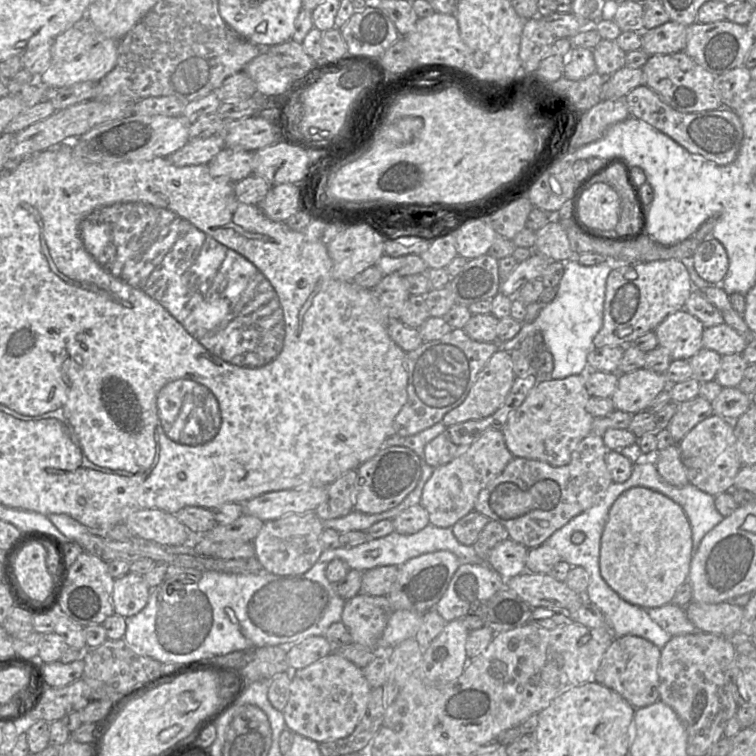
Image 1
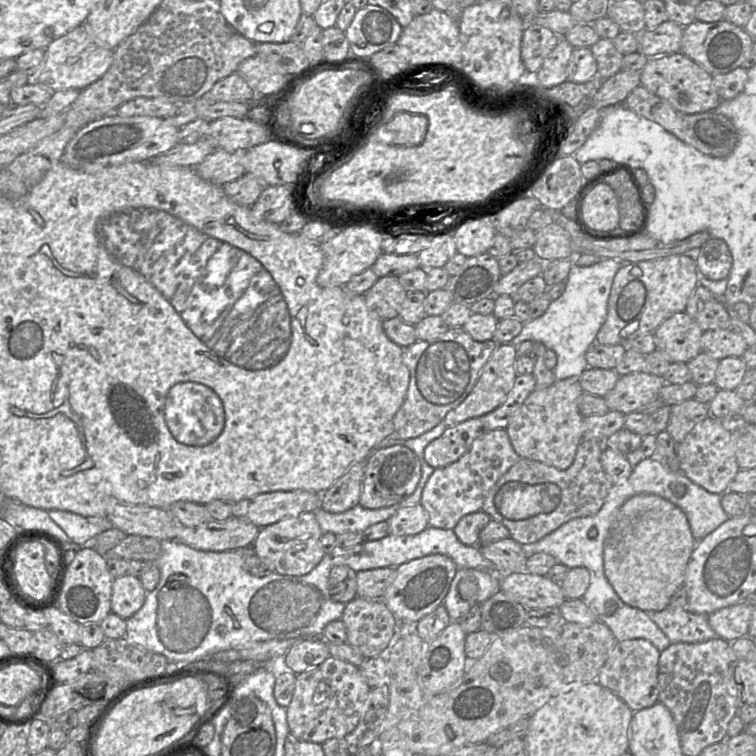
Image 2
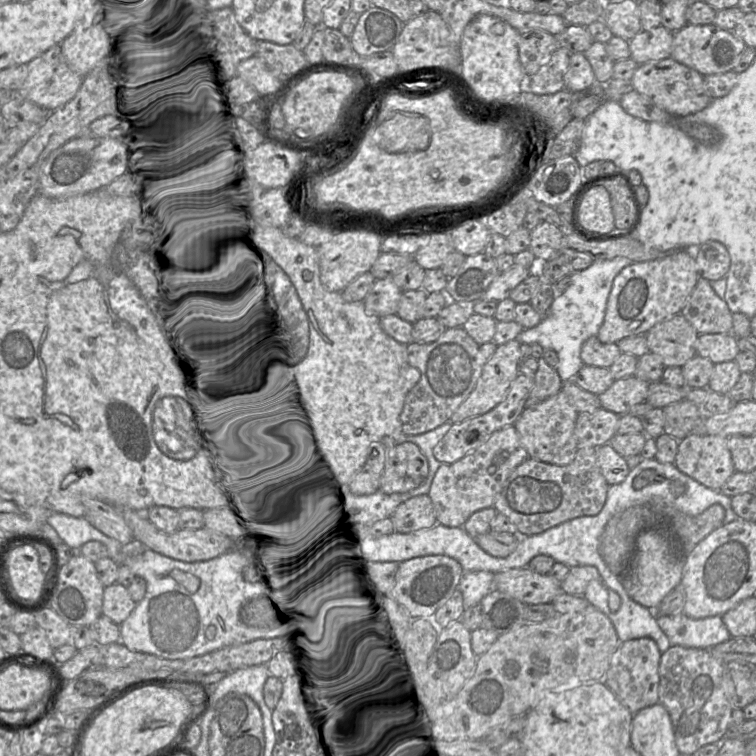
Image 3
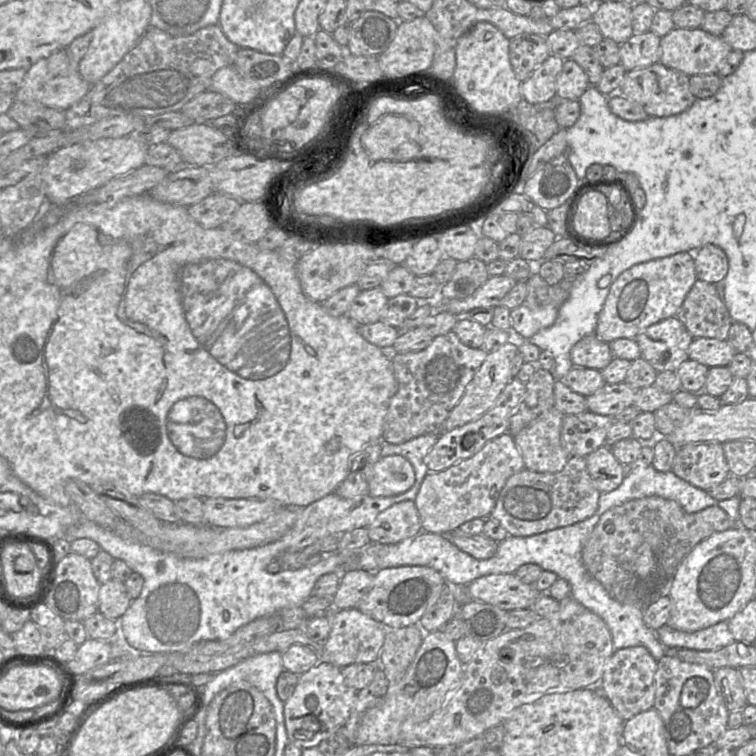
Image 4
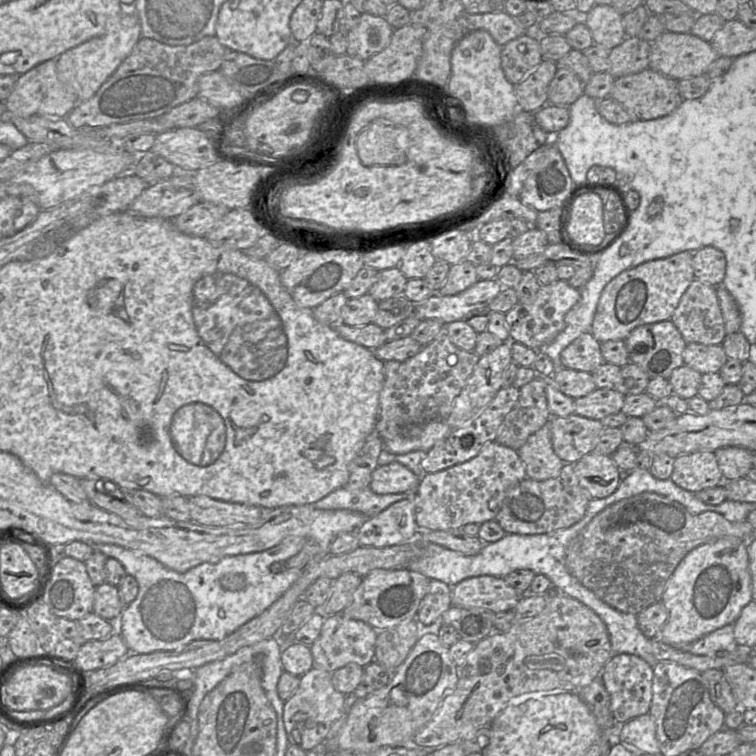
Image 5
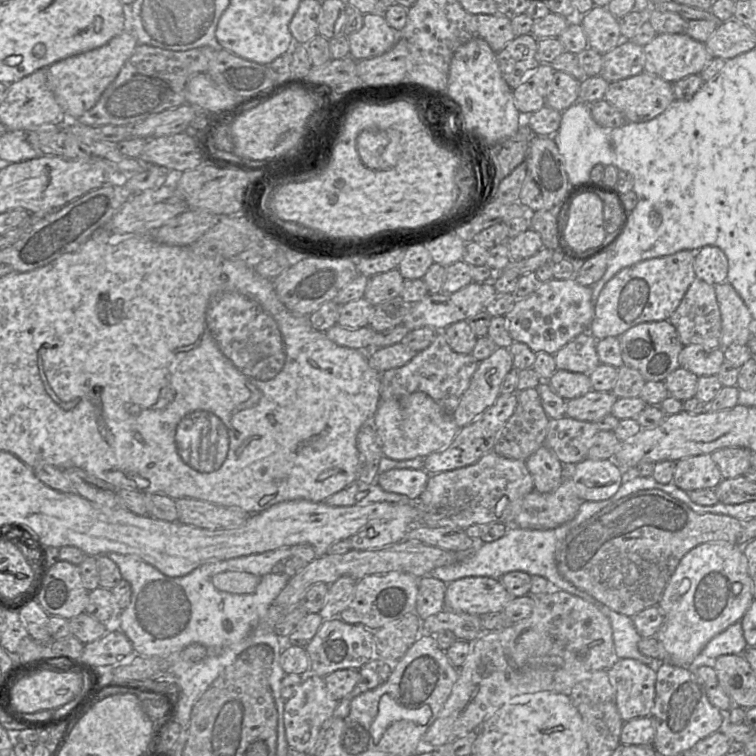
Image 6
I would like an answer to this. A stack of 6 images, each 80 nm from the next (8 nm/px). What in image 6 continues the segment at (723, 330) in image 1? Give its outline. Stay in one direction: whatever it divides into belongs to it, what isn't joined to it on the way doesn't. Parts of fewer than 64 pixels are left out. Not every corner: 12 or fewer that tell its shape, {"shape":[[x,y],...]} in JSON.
{"shape":[[692,344],[679,355],[680,367],[698,377],[717,376],[724,349]]}

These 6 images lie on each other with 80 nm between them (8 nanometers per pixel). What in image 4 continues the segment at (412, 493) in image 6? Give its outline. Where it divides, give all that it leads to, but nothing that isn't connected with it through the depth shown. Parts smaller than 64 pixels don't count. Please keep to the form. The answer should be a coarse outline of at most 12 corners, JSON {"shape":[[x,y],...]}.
{"shape":[[381,457],[373,466],[367,493],[398,495],[414,482],[405,457]]}

